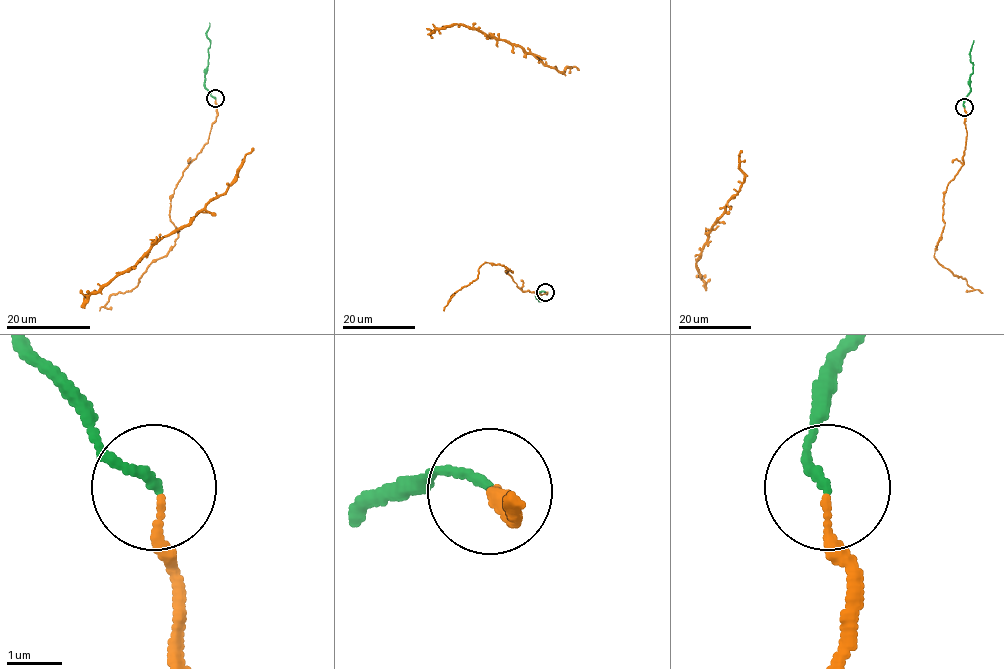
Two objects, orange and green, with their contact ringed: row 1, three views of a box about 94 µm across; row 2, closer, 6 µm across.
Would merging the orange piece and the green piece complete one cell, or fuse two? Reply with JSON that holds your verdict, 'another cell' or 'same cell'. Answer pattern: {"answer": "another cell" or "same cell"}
{"answer": "same cell"}

